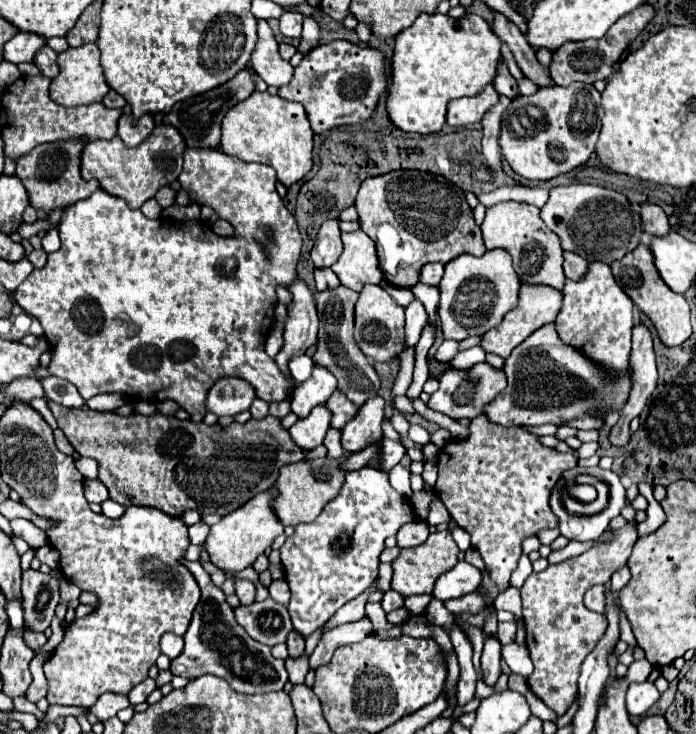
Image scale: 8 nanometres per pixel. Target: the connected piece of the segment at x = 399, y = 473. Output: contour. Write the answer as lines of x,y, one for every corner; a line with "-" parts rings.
397,464
395,468
391,468
389,470
389,482
391,482
391,486
399,492
399,494
403,494
403,496
411,496
411,486
409,486
409,470
407,468
403,468
401,464

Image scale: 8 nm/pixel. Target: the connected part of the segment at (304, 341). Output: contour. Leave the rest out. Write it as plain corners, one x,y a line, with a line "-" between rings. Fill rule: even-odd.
297,276
295,282
287,286
291,292
291,302
287,304
287,322
285,322
285,344
281,352
275,356
275,362
279,368
289,374
289,360
295,356
305,354
309,346
315,344
317,338
317,310
315,310
315,298
309,290
309,286

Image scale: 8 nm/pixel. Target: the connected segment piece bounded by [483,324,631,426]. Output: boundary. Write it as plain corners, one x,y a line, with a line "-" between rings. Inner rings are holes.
545,324
523,340
505,360
503,372
507,376
505,390
483,408
489,422
499,426
563,426
563,422
571,418
587,416
593,408
607,408
617,414
631,390
629,374
609,378
585,354
575,352
571,346
563,346
553,324

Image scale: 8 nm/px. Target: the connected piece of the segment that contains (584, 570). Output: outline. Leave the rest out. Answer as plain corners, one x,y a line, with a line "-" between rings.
627,522
623,528
611,530
609,540
595,544
577,558
569,558
561,564
549,564
549,568
539,574
533,572
521,586
523,620
527,630
525,642
535,666
533,674
527,676
527,684
531,692
557,714
557,718
563,716
575,702
581,662
607,630
607,618
587,610
581,602
583,594
595,584
607,584
611,574
627,564
637,538
637,522

